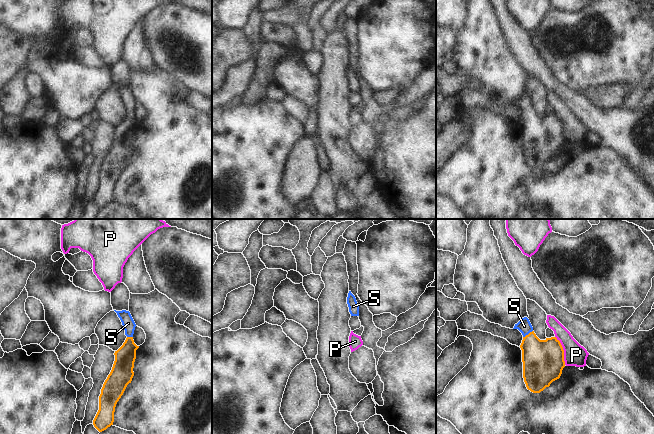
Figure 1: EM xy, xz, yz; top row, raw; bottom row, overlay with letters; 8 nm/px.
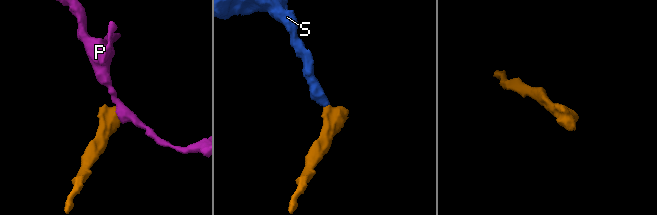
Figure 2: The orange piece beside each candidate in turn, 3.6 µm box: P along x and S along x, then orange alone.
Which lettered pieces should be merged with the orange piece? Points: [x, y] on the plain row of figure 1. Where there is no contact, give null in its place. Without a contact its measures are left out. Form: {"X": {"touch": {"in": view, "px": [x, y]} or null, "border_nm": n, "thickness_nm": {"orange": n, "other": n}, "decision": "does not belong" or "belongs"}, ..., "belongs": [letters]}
{"P": {"touch": {"in": "yz", "px": [563, 126]}, "border_nm": 240, "thickness_nm": {"orange": 340, "other": 180}, "decision": "does not belong"}, "S": {"touch": {"in": "yz", "px": [528, 110]}, "border_nm": 100, "thickness_nm": {"orange": 340, "other": 110}, "decision": "belongs"}, "belongs": ["S"]}

